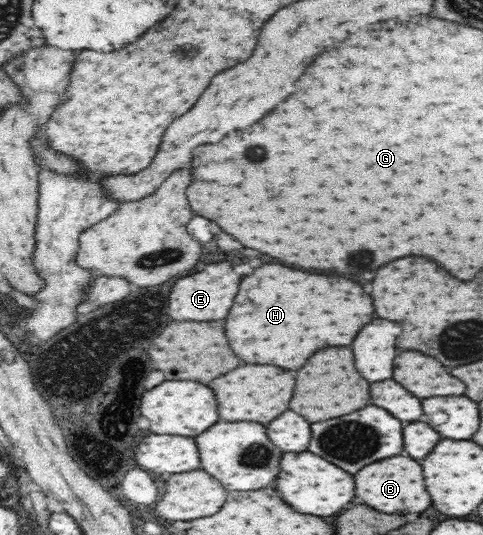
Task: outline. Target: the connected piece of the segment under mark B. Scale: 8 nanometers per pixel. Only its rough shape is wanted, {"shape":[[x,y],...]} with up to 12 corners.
{"shape":[[408,456],[354,474],[356,500],[384,514],[424,512],[422,468]]}

